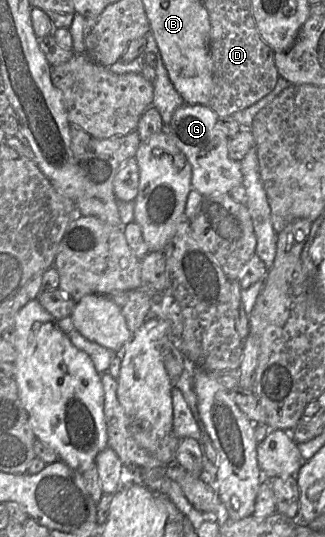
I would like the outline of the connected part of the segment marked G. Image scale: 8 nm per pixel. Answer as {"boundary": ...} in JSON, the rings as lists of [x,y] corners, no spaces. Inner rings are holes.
{"boundary":[[[184,103],[174,112],[165,130],[190,163],[192,188],[202,196],[229,194],[233,188],[243,185],[240,161],[230,158],[229,138],[220,128],[217,114],[208,105]]]}

